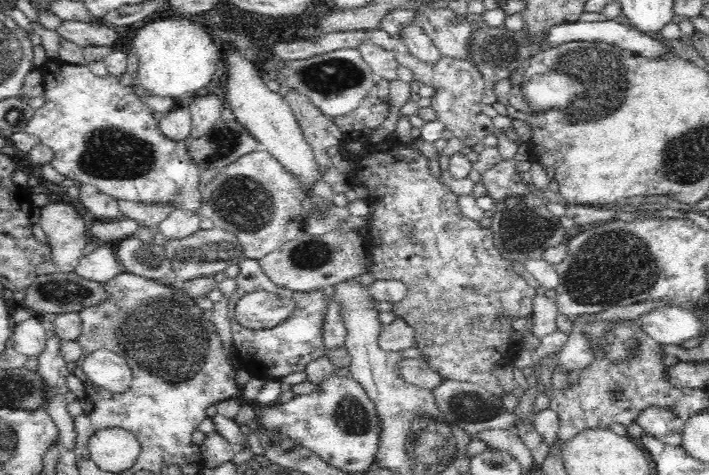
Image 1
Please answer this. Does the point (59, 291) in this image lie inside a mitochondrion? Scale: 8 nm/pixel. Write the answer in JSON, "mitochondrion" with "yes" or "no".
{"mitochondrion":"yes"}

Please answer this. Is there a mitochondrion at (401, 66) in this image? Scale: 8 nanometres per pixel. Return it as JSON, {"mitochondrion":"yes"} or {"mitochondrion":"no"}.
{"mitochondrion":"no"}

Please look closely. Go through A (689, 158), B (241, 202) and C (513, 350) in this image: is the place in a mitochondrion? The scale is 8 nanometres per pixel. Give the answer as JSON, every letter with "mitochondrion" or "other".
{"A":"mitochondrion","B":"mitochondrion","C":"other"}

